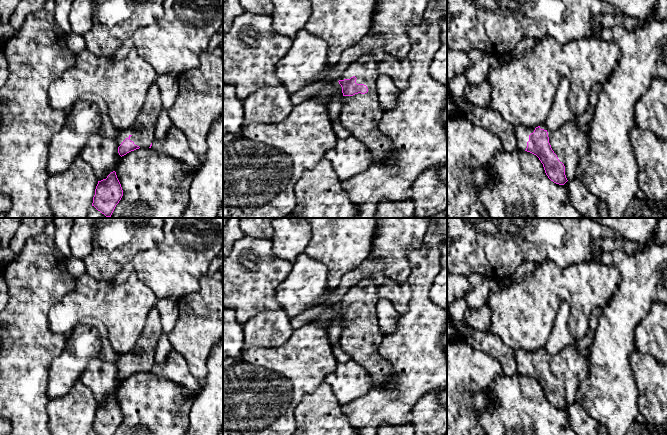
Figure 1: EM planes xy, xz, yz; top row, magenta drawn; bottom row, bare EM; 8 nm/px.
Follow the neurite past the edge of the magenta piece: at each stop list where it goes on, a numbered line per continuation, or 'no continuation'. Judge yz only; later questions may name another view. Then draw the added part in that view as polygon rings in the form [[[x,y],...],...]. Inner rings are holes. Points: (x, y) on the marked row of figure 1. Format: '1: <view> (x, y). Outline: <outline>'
1: yz (571, 144). Outline: [[[574,116],[555,131],[549,130],[545,124],[540,128],[548,132],[551,148],[565,166],[567,180],[575,179],[579,162],[589,152],[589,133],[578,127]]]

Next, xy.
1: xy (142, 131). Outline: [[[154,82],[148,88],[144,105],[134,124],[119,132],[116,138],[118,147],[129,137],[140,148],[149,148],[155,139],[154,132],[161,111],[161,94],[158,85]]]

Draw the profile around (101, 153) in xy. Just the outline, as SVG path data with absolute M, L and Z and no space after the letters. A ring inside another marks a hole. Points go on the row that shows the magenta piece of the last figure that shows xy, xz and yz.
M100 134L89 138L80 156L92 168L98 181L115 171L121 158L117 141Z

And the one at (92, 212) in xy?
M91 206L87 212L87 218L110 218L106 217L100 211L98 211L94 206Z

